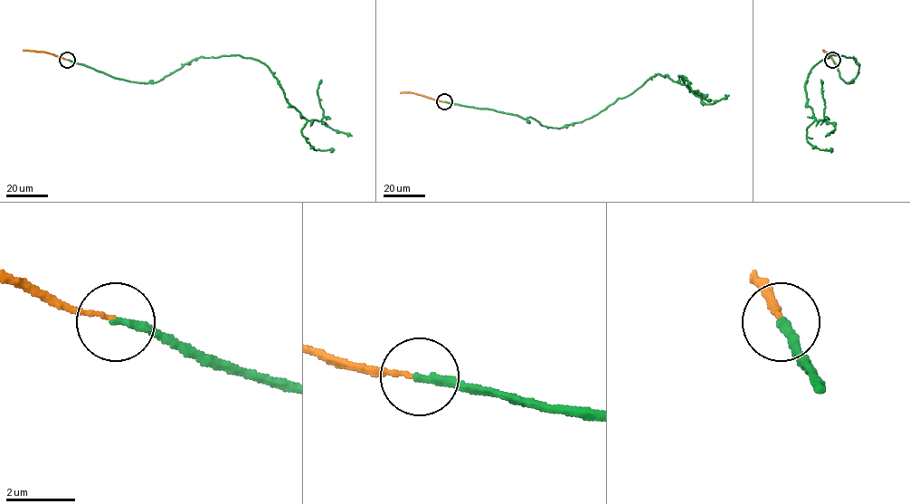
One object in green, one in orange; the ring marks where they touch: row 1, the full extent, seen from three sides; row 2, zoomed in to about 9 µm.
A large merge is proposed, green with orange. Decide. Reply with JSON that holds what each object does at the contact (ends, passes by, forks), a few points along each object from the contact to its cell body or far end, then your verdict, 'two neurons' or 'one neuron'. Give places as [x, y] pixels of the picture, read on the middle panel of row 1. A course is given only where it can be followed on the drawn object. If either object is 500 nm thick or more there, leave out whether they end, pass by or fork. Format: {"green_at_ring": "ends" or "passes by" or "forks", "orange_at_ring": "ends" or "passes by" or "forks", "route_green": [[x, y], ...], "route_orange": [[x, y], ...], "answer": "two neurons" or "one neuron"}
{"green_at_ring": "ends", "orange_at_ring": "ends", "route_green": [[444, 101], [562, 128], [596, 115], [658, 74], [684, 84], [683, 76], [693, 93], [711, 100]], "route_orange": [[444, 101], [411, 92], [400, 92]], "answer": "two neurons"}

